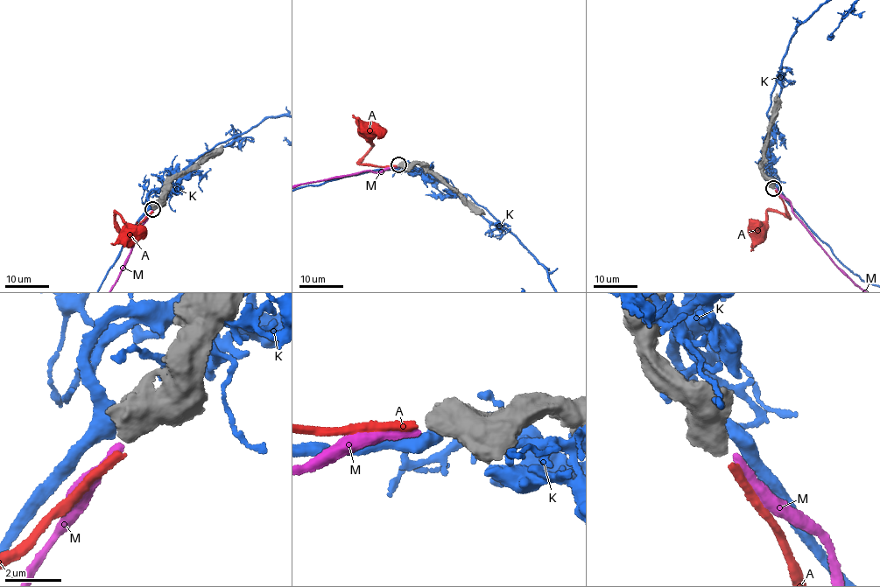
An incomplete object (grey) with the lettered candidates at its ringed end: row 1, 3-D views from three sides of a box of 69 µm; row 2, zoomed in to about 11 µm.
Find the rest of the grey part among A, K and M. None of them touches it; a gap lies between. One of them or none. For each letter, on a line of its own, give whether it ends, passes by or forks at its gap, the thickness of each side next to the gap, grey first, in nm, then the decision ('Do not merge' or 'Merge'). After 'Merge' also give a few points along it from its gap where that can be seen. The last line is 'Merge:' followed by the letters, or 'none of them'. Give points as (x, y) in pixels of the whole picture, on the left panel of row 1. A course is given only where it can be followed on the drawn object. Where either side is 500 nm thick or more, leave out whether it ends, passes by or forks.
A: Thickness 700 nm (grey) against 320 nm. Do not merge
K: Thickness 700 nm (grey) against 480 nm. Do not merge
M: Thickness 700 nm (grey) against 300 nm. Do not merge
Merge: none of them

